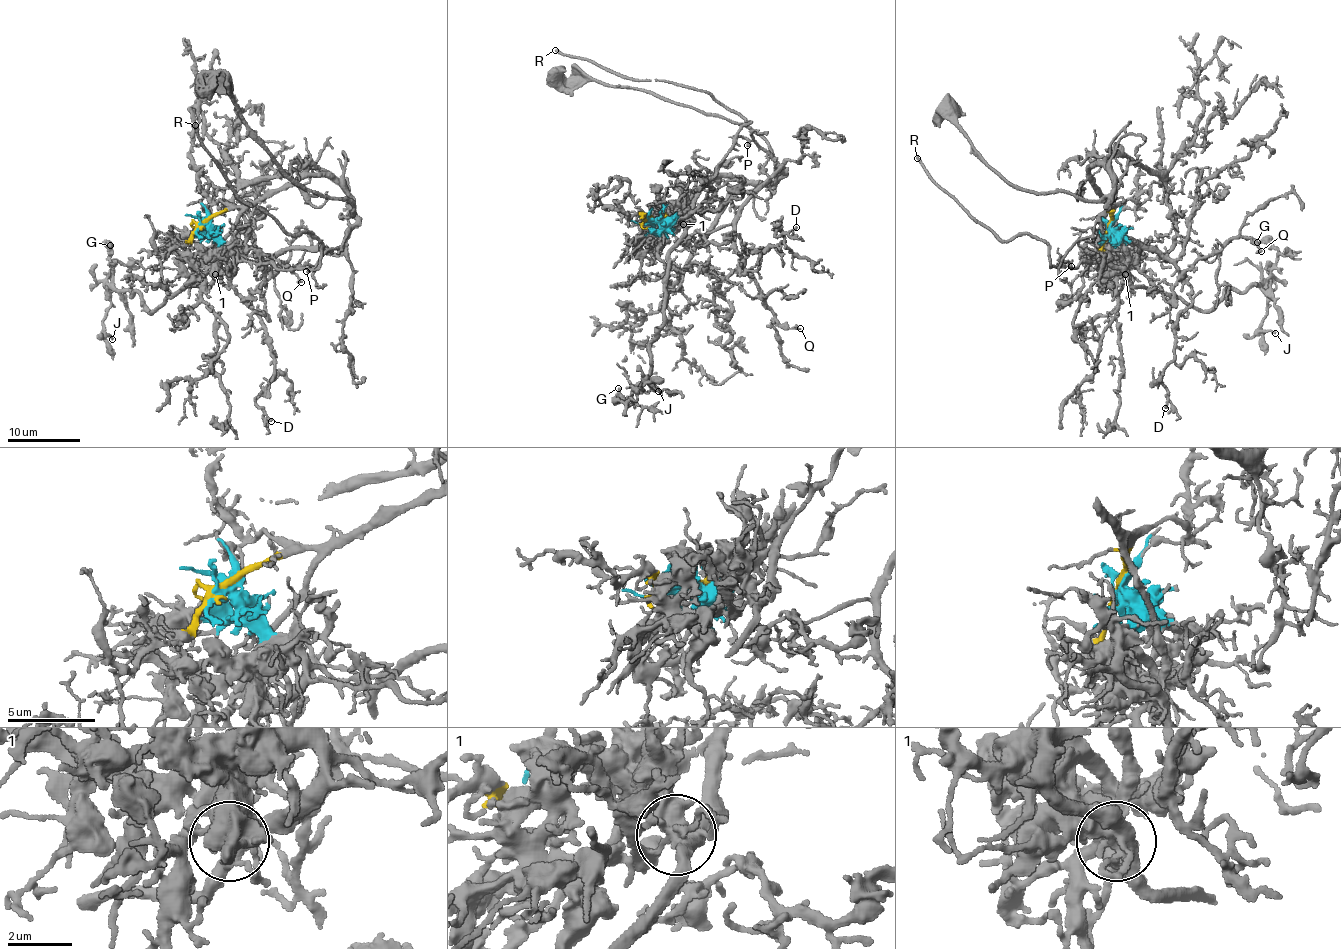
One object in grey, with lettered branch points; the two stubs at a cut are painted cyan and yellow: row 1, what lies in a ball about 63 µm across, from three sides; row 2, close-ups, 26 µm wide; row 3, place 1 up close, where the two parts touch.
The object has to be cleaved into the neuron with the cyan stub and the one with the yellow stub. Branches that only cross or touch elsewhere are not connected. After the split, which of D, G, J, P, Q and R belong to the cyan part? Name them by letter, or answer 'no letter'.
G, J, P, R

